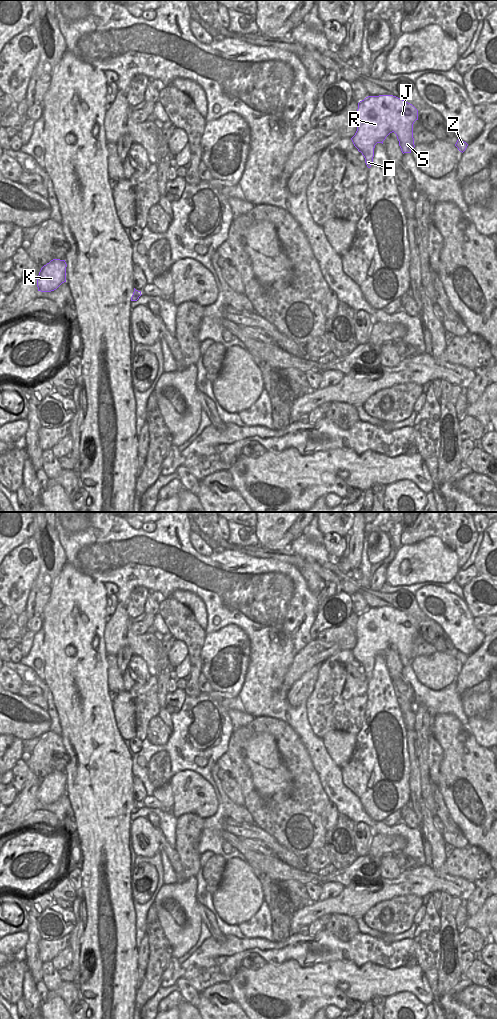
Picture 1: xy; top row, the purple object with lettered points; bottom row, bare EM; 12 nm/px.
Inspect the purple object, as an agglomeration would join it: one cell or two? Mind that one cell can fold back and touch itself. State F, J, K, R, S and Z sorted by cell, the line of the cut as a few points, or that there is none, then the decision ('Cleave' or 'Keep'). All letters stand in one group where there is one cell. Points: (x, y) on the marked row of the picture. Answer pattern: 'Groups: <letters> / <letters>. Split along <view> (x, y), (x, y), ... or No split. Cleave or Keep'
Groups: F J K R S Z. No split. Keep.

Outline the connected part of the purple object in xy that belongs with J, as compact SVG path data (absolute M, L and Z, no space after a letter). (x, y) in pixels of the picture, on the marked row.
M393 95L368 96L358 103L355 122L357 131L351 138L365 158L368 168L374 157L374 148L394 132L402 153L411 153L415 147L413 124L418 110L410 103Z

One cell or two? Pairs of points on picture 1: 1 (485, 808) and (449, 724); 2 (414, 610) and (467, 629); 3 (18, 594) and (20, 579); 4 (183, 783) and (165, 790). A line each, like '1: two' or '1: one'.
1: one
2: two
3: one
4: two

